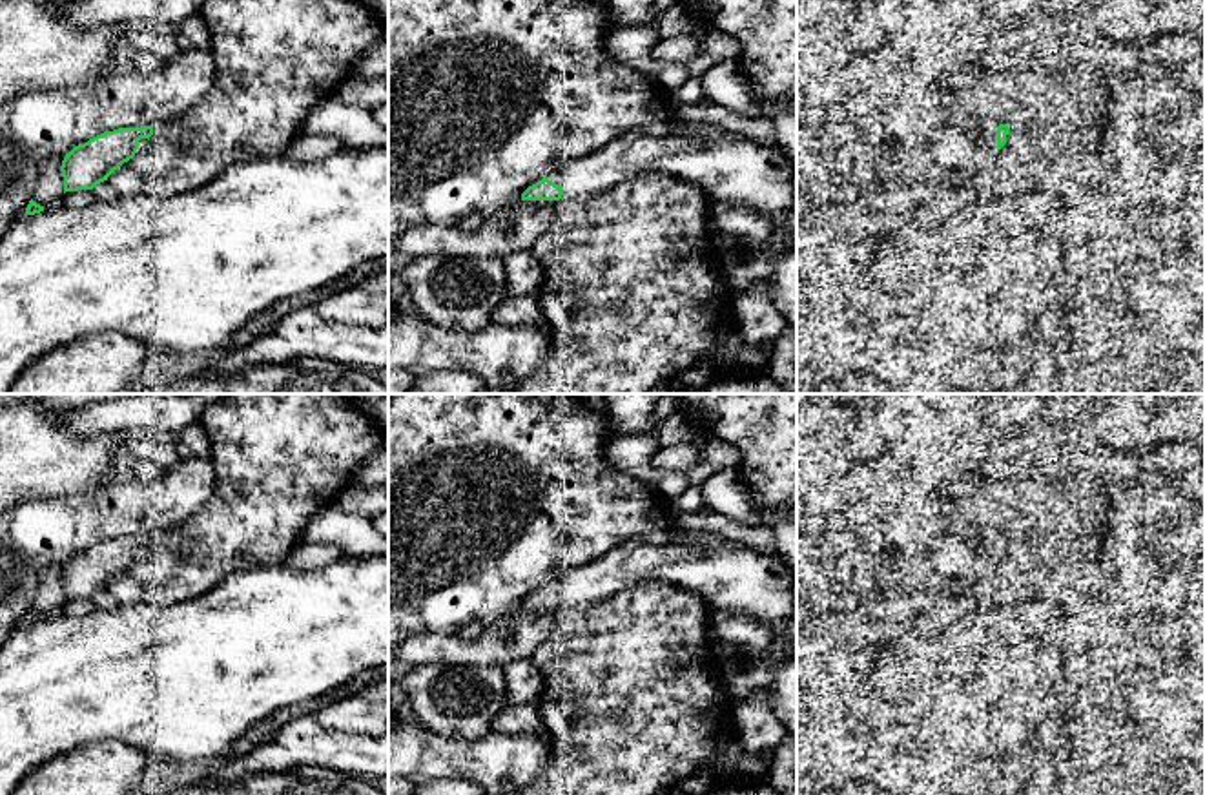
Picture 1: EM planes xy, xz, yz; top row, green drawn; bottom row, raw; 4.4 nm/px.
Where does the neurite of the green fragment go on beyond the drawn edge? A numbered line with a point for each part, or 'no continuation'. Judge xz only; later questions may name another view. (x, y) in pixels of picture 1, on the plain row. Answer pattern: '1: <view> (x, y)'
1: xz (733, 577)

